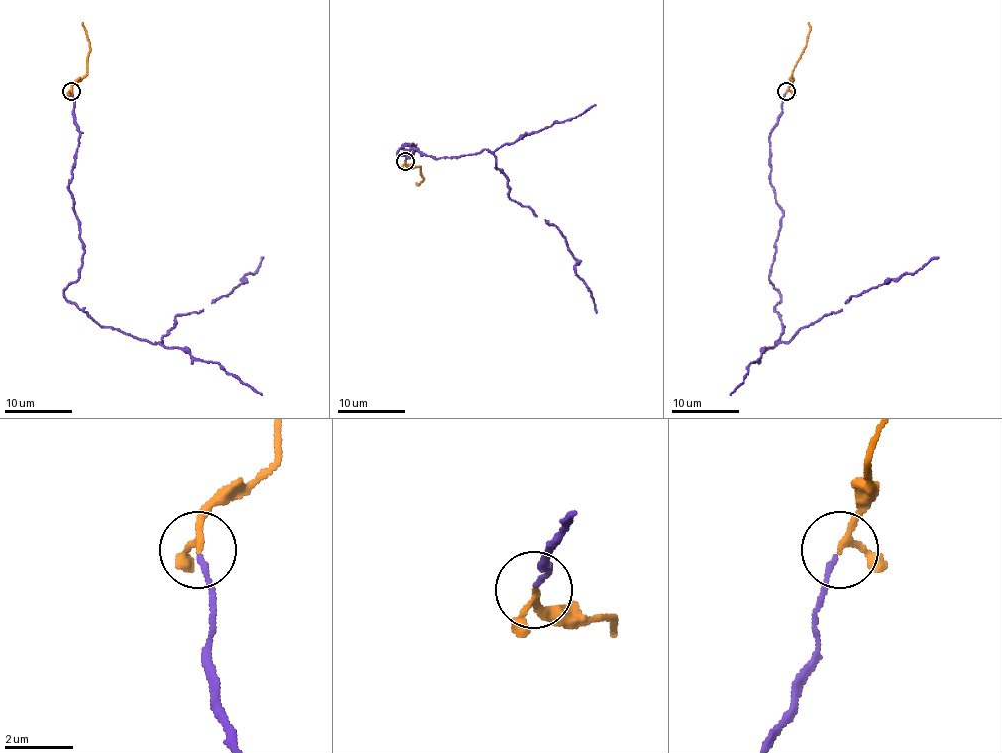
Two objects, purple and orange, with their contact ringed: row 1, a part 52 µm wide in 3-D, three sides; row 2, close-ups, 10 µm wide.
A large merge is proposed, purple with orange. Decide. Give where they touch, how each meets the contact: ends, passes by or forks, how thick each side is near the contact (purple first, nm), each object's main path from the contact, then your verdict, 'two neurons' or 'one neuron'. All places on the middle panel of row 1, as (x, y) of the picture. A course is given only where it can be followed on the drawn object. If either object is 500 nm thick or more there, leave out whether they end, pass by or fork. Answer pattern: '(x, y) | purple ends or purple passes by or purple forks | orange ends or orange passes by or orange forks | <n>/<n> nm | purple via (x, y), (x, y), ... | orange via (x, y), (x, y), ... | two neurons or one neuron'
(405, 161) | purple ends | orange passes by | 140/150 nm | purple via (405, 160), (410, 143), (408, 157), (412, 143), (397, 153), (486, 150), (511, 199), (559, 231), (596, 313) | orange via (405, 160), (408, 165), (420, 167), (423, 177), (418, 184), (415, 182) | one neuron

